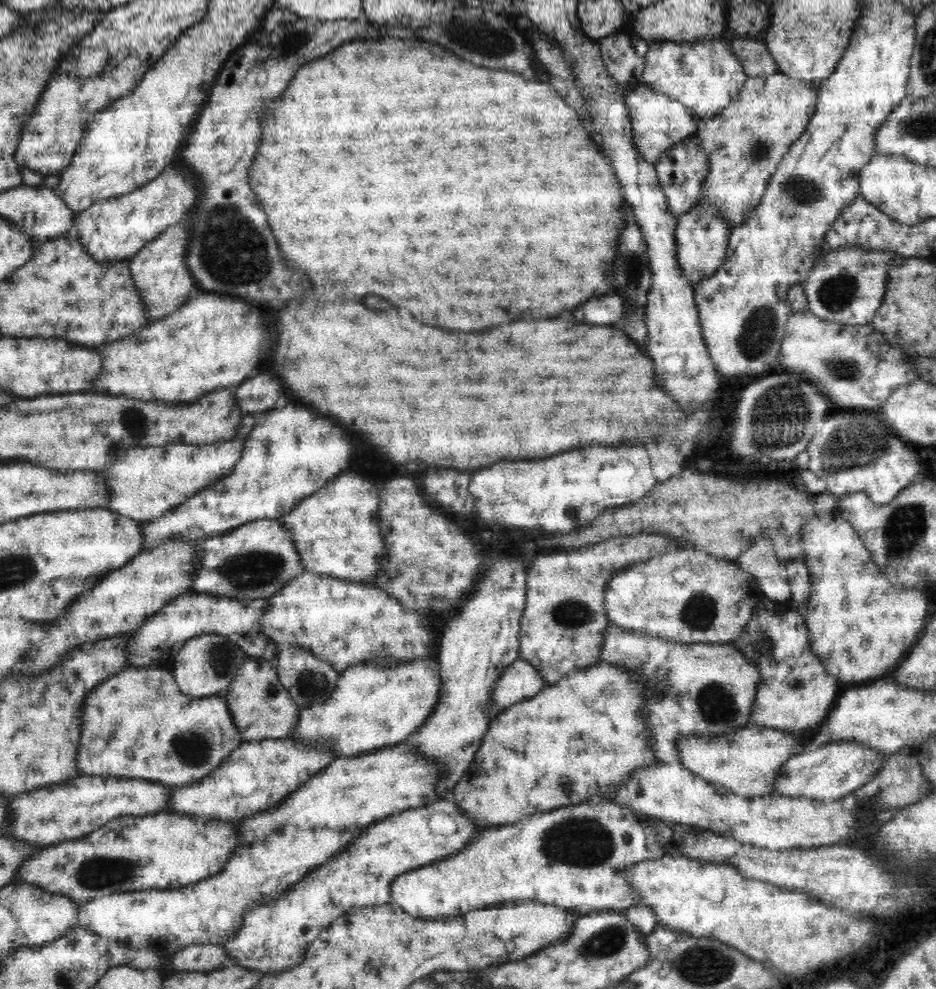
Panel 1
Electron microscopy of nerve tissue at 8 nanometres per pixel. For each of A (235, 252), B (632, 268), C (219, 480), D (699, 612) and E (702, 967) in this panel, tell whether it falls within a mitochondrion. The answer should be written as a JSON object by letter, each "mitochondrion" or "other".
{"A":"mitochondrion","B":"mitochondrion","C":"other","D":"mitochondrion","E":"mitochondrion"}

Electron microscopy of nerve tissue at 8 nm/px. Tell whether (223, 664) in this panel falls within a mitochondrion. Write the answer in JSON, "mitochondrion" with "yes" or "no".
{"mitochondrion":"yes"}

